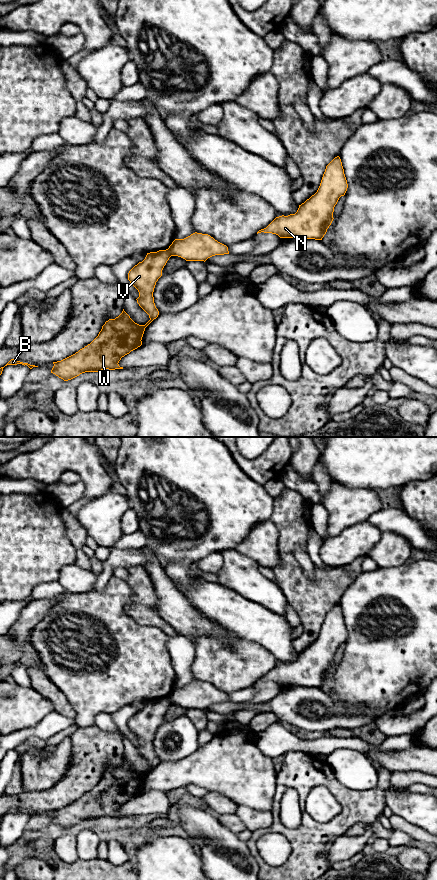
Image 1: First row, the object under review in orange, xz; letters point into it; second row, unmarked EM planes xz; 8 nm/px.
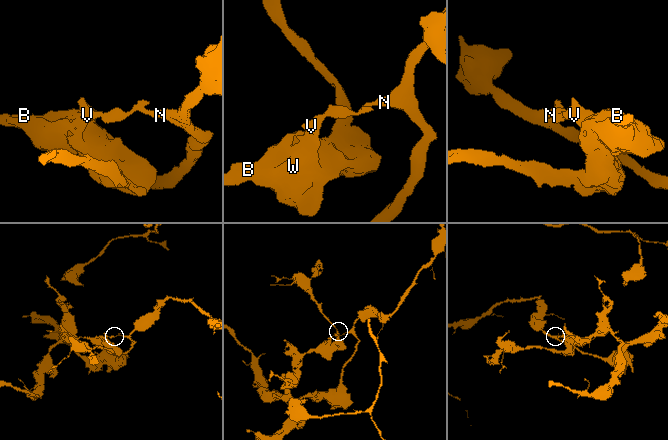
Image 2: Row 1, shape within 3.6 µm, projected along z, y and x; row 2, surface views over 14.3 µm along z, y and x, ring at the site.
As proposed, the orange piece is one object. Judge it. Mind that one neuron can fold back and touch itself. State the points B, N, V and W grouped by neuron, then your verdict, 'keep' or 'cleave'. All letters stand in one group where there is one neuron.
B V W / N; cleave

